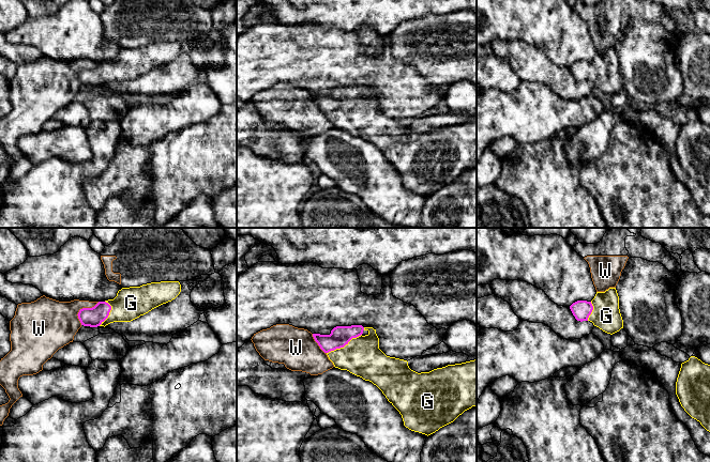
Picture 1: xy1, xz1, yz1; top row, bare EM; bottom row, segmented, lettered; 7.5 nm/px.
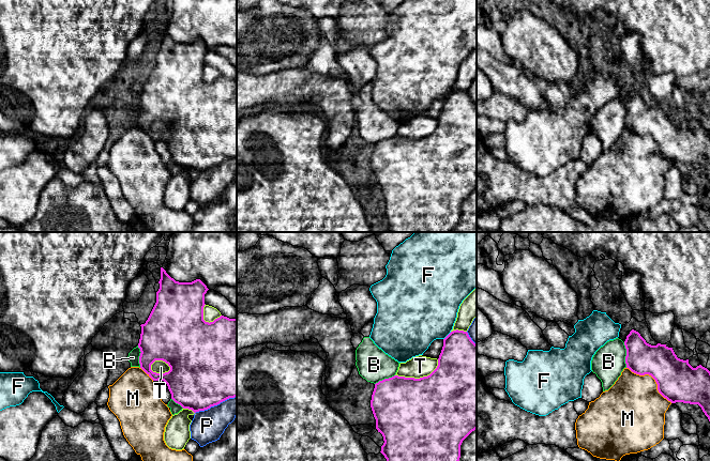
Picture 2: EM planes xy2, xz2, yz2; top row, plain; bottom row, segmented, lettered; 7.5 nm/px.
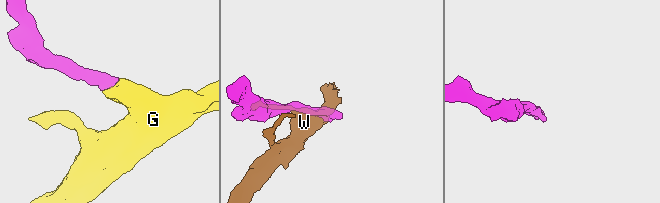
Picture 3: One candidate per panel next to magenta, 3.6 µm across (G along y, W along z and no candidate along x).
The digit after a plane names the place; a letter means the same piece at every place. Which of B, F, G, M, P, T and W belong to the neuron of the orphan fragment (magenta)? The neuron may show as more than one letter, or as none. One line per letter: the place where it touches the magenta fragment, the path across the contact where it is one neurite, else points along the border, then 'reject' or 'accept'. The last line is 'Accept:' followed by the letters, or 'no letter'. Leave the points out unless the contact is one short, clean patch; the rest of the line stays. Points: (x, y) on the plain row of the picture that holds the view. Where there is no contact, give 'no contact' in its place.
B: meets magenta in yz2 at (627, 116); reject
F: meets magenta in xz2 at (447, 96); reject
G: meets magenta in xz1 at (344, 106); runs through xz1 (340, 96), (344, 106), (362, 117); accept
M: meets magenta in yz2 at (653, 138); border along yz2 (627, 127), (649, 135), (656, 150), (671, 163); reject
P: meets magenta in xy2 at (215, 165); reject
T: meets magenta in xz2 at (420, 138); reject
W: meets magenta in xy1 at (82, 68); reject
Accept: G

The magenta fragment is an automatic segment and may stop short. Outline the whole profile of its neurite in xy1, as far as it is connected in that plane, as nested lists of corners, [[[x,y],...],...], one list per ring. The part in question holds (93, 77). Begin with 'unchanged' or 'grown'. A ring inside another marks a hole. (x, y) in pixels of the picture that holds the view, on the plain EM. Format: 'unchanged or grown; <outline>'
grown; [[[161,42],[140,47],[122,48],[114,60],[82,68],[78,79],[84,87],[106,87],[114,82],[131,82],[152,70],[171,62],[181,52],[179,42]]]

